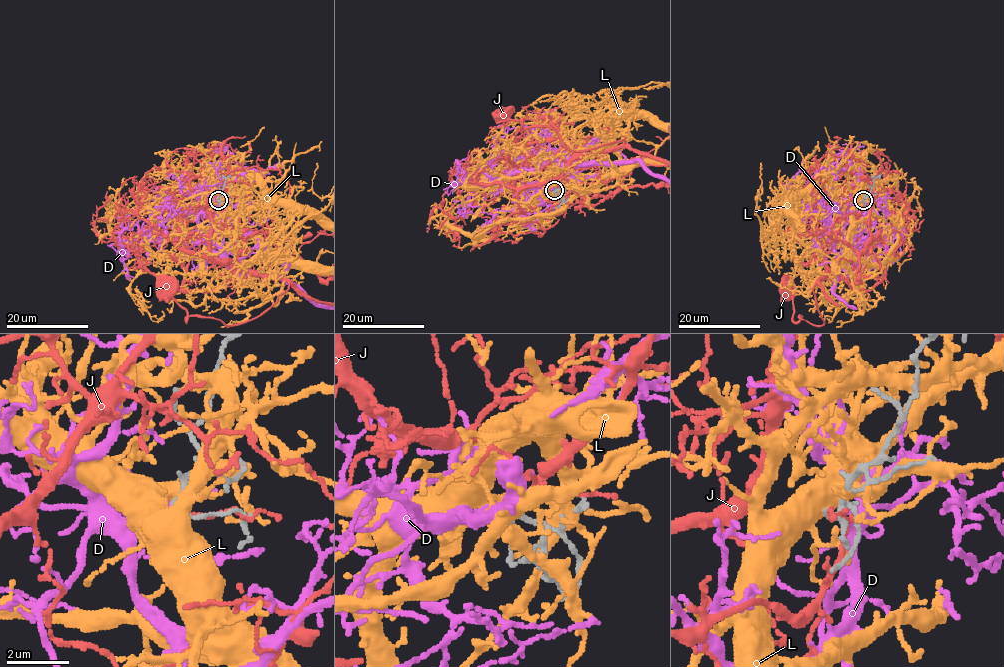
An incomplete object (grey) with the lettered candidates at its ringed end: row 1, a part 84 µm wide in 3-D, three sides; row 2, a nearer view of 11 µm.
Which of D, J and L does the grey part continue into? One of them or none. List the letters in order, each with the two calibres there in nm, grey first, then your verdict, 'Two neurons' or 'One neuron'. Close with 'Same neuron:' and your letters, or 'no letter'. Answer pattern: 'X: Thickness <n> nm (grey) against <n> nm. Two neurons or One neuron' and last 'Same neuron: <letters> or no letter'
D: Thickness 150 nm (grey) against 150 nm. One neuron
J: Thickness 140 nm (grey) against 170 nm. Two neurons
L: Thickness 150 nm (grey) against 220 nm. Two neurons
Same neuron: D

